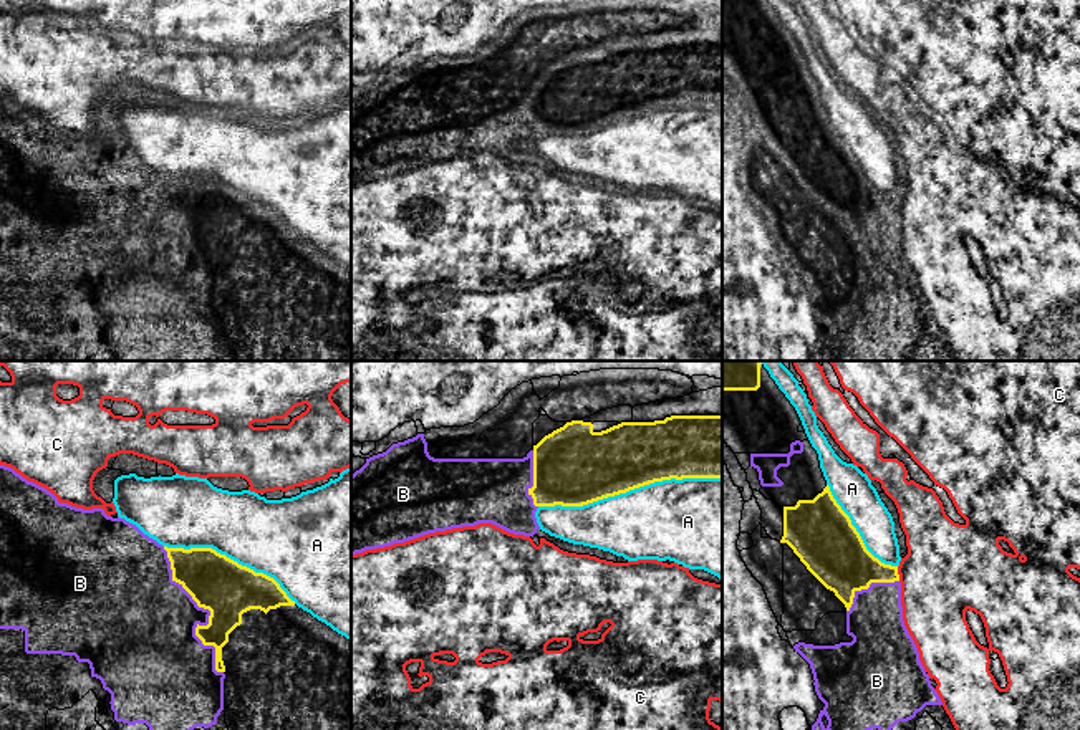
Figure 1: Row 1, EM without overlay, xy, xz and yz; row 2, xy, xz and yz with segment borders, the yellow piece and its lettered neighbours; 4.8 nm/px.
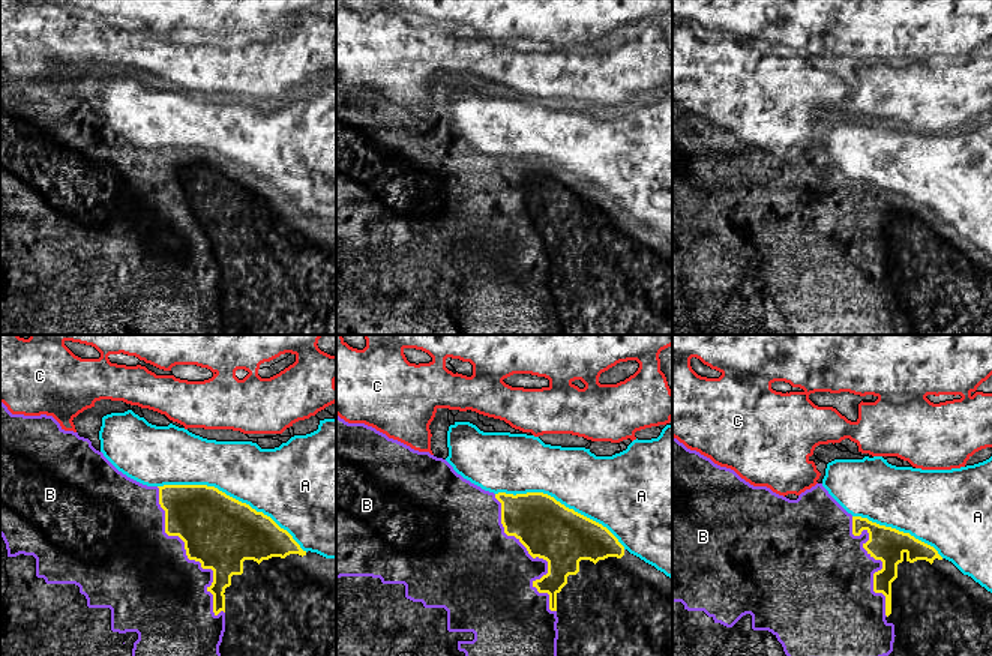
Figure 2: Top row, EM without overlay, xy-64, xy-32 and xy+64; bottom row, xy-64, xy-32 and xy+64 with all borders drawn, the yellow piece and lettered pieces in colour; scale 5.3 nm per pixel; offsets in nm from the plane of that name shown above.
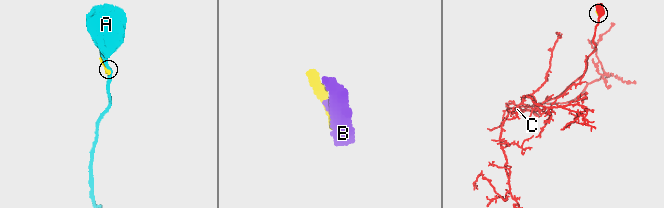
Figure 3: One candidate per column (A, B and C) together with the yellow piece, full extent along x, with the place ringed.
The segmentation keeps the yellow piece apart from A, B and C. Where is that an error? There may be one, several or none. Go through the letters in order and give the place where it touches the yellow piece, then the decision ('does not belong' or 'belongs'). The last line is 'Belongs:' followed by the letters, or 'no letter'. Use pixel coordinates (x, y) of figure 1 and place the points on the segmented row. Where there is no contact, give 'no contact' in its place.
A: meets yellow in xz at (630, 489); does not belong
B: meets yellow in xy at (209, 616); does not belong
C: meets yellow in yz at (896, 573); does not belong
Belongs: no letter

